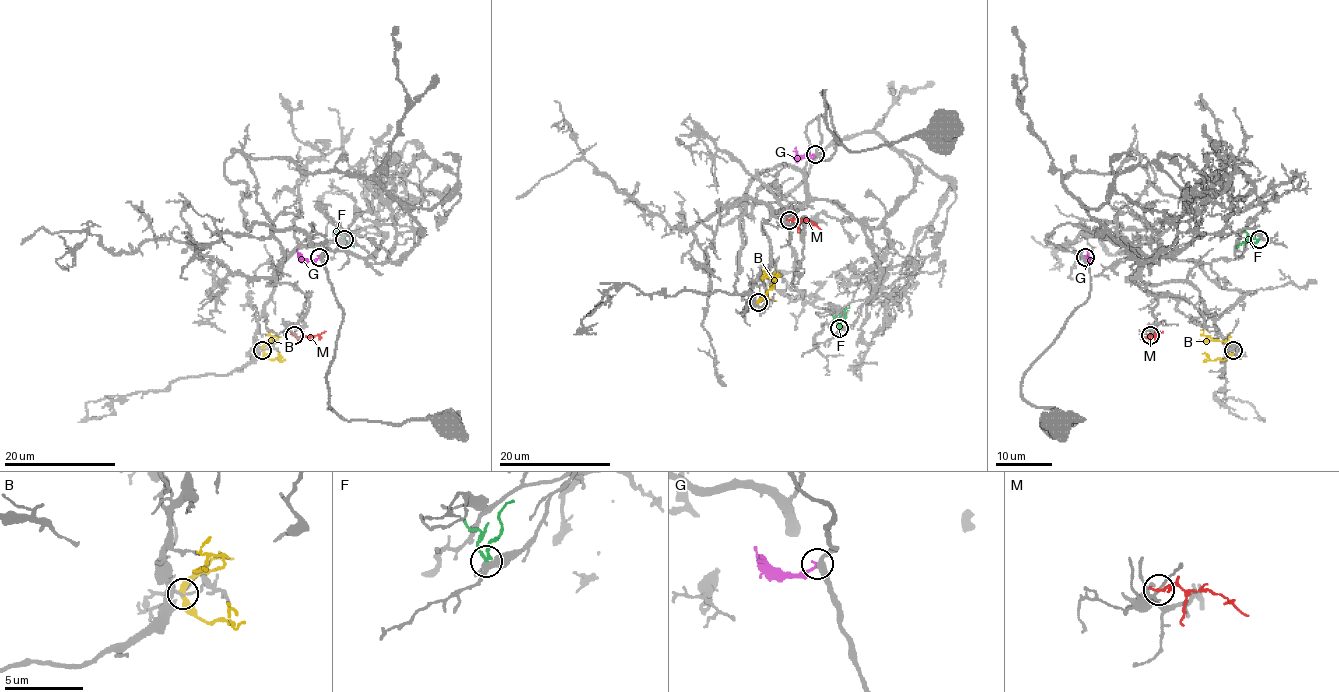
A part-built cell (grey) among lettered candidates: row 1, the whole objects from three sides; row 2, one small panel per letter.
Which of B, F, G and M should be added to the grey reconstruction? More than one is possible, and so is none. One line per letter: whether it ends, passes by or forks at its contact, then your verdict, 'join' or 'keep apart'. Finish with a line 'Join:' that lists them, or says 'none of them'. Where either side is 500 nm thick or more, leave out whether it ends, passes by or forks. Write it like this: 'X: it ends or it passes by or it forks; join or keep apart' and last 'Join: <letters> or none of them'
B: it passes by; keep apart
F: it passes by; join
G: it ends; keep apart
M: it passes by; keep apart
Join: F

